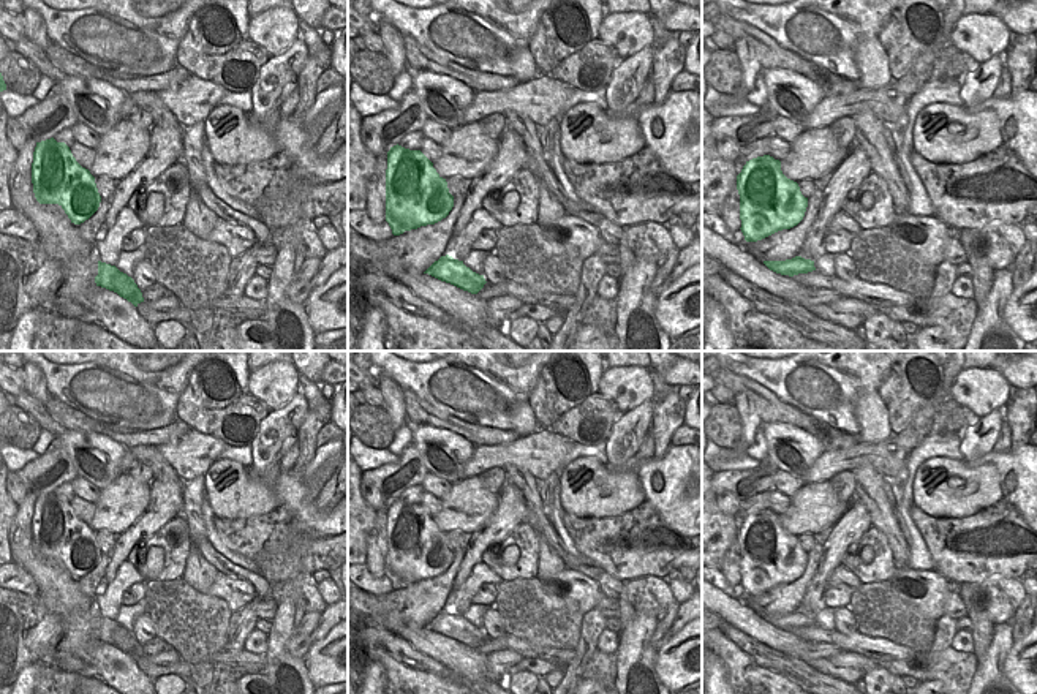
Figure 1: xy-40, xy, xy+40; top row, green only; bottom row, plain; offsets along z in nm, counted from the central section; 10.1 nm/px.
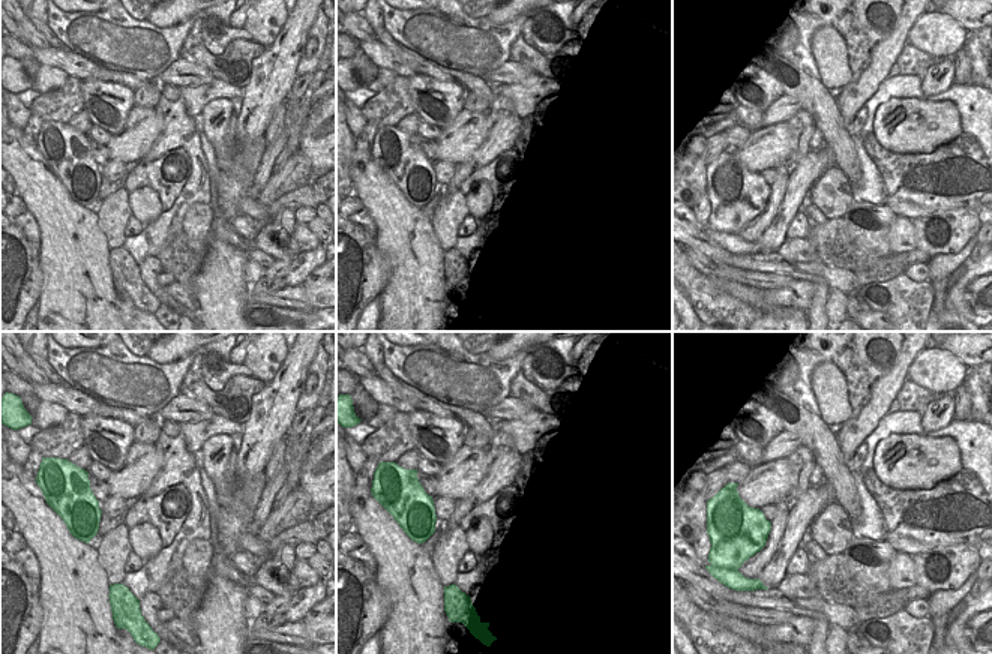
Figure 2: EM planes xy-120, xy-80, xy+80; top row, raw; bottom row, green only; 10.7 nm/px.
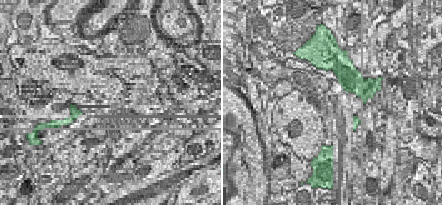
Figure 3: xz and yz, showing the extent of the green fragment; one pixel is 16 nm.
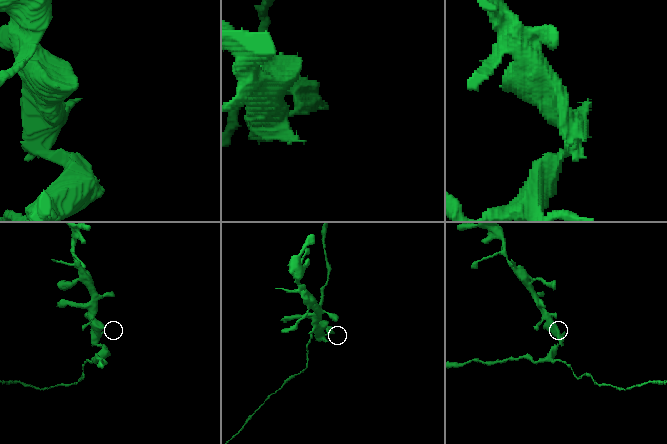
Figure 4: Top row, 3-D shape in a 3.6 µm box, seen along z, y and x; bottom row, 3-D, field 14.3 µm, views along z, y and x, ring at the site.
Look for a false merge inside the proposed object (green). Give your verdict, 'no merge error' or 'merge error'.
merge error

